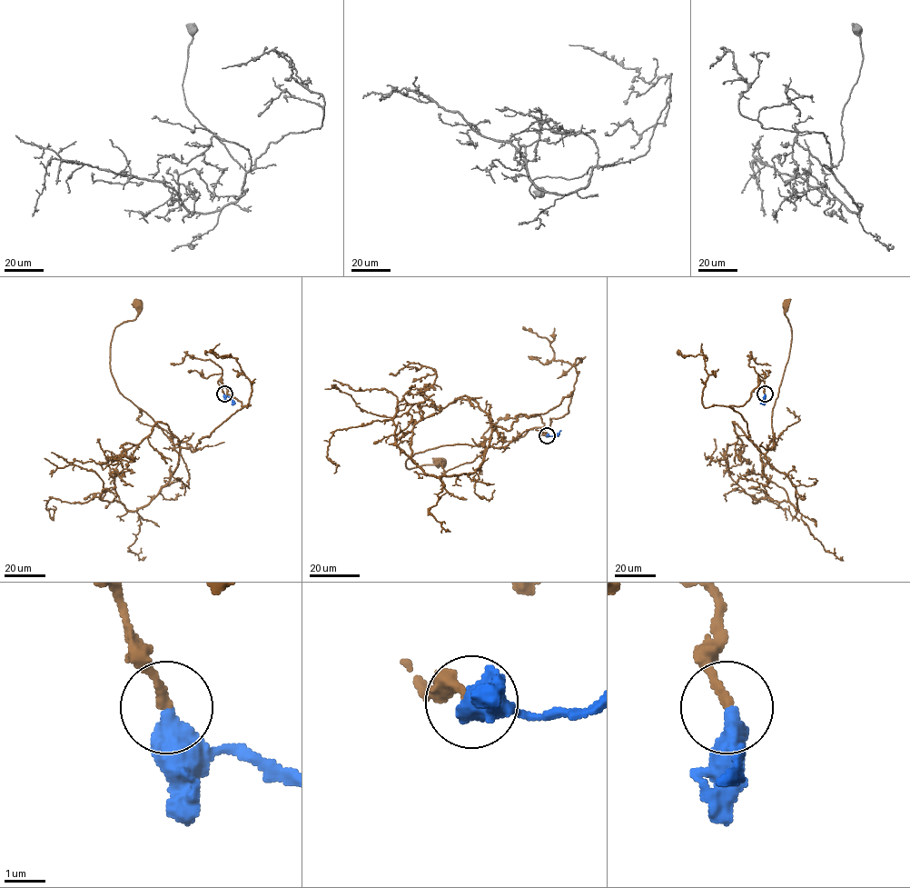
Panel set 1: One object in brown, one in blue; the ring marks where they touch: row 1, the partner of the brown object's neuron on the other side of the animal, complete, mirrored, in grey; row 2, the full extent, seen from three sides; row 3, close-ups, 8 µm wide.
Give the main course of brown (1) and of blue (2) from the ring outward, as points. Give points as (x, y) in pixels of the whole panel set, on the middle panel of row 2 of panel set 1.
1: (547, 435), (572, 393), (406, 466), (440, 460)
2: (547, 435), (558, 434), (560, 430)

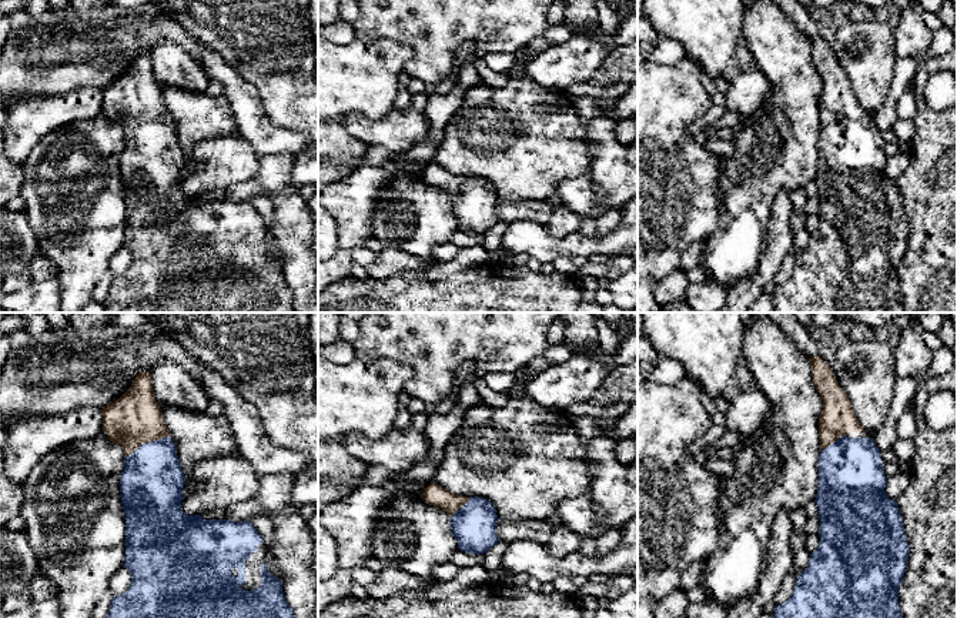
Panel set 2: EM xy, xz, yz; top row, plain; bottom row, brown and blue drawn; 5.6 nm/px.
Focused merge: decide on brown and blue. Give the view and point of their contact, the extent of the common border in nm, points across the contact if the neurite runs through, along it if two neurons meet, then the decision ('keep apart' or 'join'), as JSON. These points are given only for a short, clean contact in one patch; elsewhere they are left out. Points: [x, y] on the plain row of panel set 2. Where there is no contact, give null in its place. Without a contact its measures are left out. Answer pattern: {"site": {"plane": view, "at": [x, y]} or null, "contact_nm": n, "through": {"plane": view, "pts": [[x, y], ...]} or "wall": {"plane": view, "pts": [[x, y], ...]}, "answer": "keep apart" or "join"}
{"site": {"plane": "xy", "at": [147, 122]}, "contact_nm": 300, "through": {"plane": "xy", "pts": [[134, 99], [147, 122], [151, 164]]}, "answer": "join"}

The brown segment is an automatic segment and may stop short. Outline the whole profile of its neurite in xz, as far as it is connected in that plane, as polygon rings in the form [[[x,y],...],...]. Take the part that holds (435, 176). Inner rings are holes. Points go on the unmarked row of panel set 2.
[[[434,161],[421,174],[421,178],[451,196],[451,210],[461,231],[485,234],[498,224],[496,203],[499,198],[491,181],[452,174]]]

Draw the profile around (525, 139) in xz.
[[[515,66],[508,73],[509,78],[503,87],[482,84],[466,90],[461,108],[445,127],[434,163],[456,176],[491,181],[503,203],[546,201],[562,181],[589,173],[590,151],[585,144],[588,126],[580,121],[573,98],[566,91],[546,88],[532,81],[525,66]]]

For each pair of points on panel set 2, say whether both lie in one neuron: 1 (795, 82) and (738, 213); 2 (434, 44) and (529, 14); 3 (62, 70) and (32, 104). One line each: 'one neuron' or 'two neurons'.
1: one neuron
2: one neuron
3: two neurons

